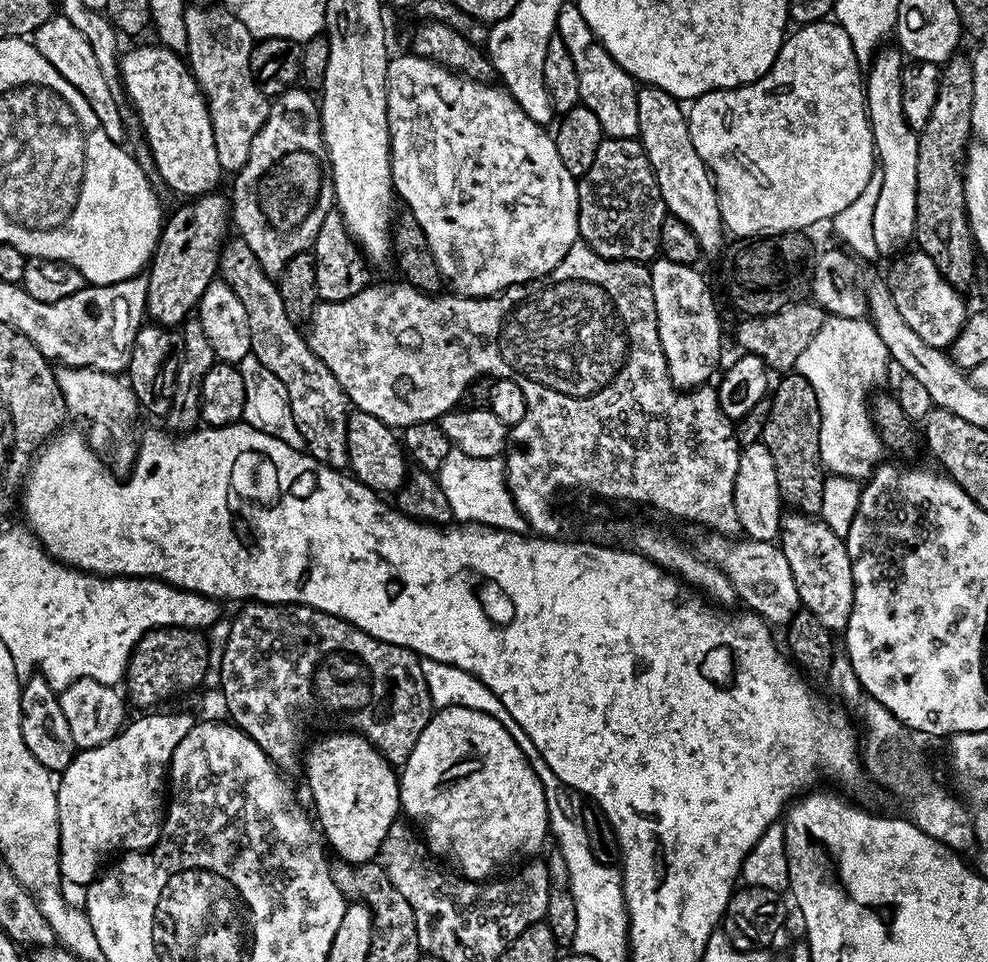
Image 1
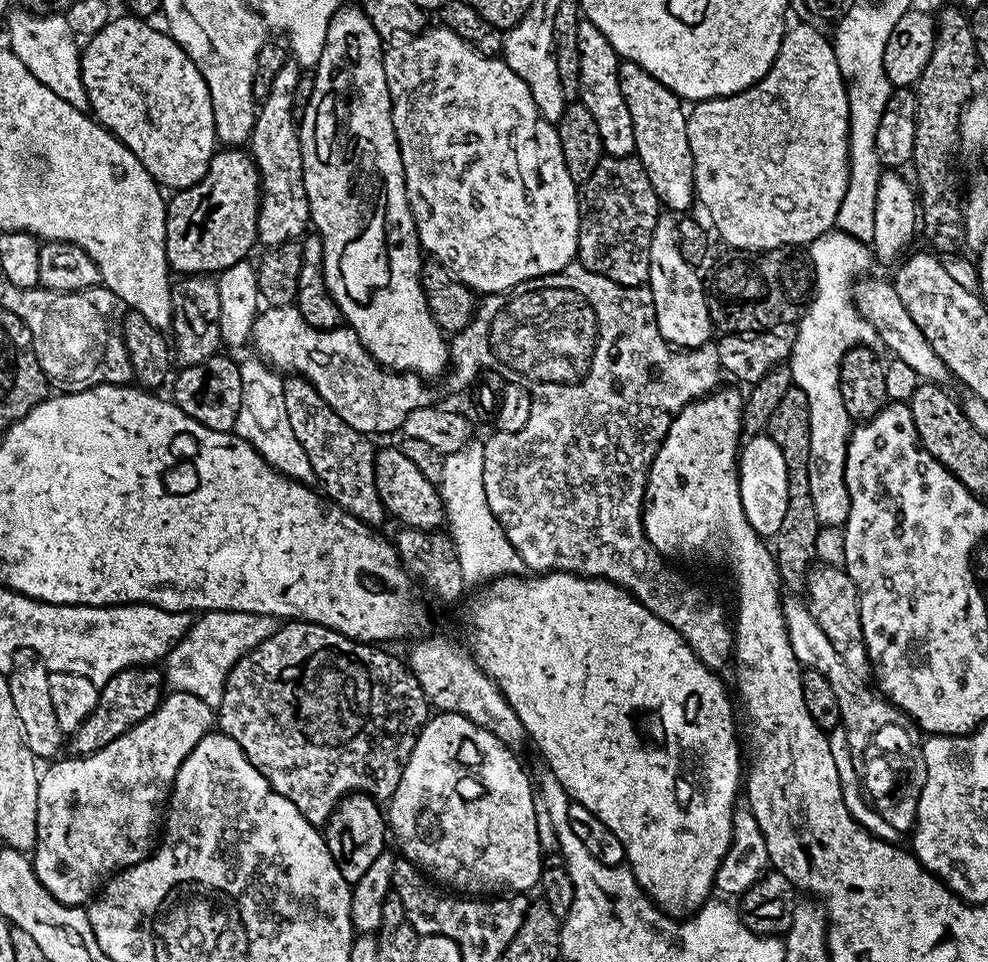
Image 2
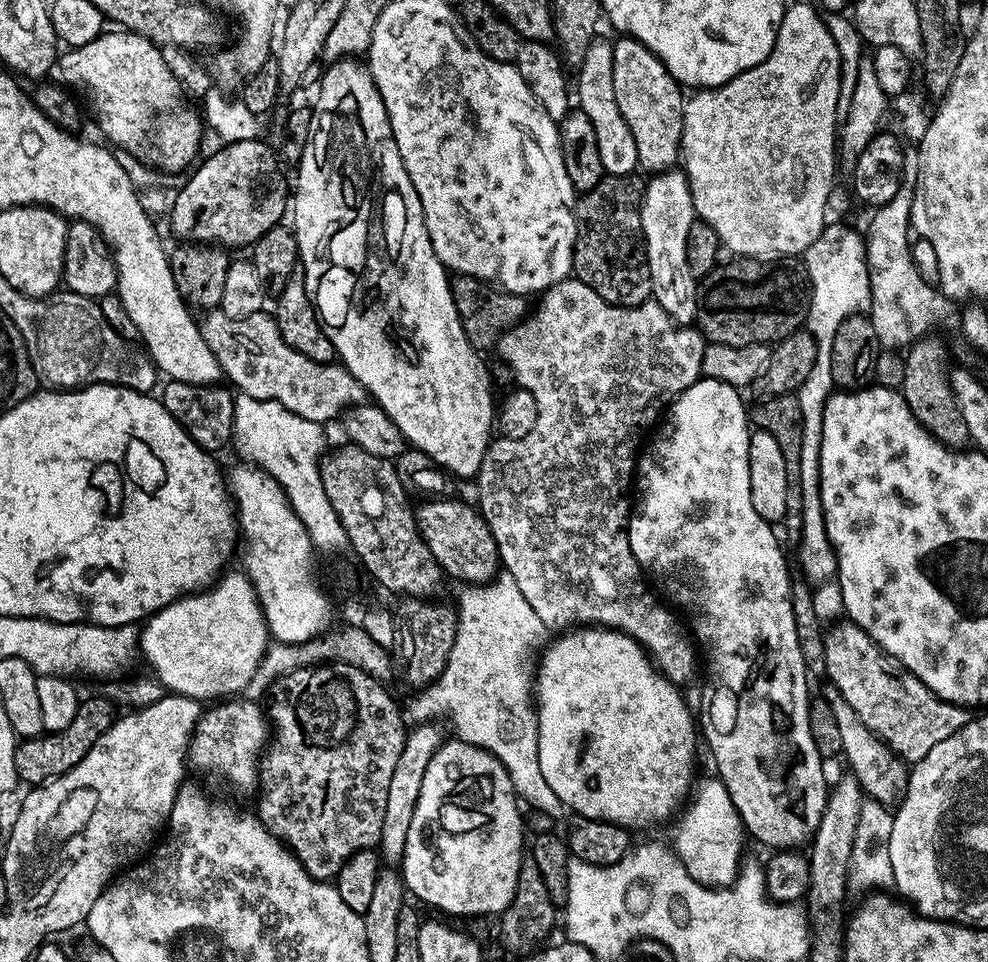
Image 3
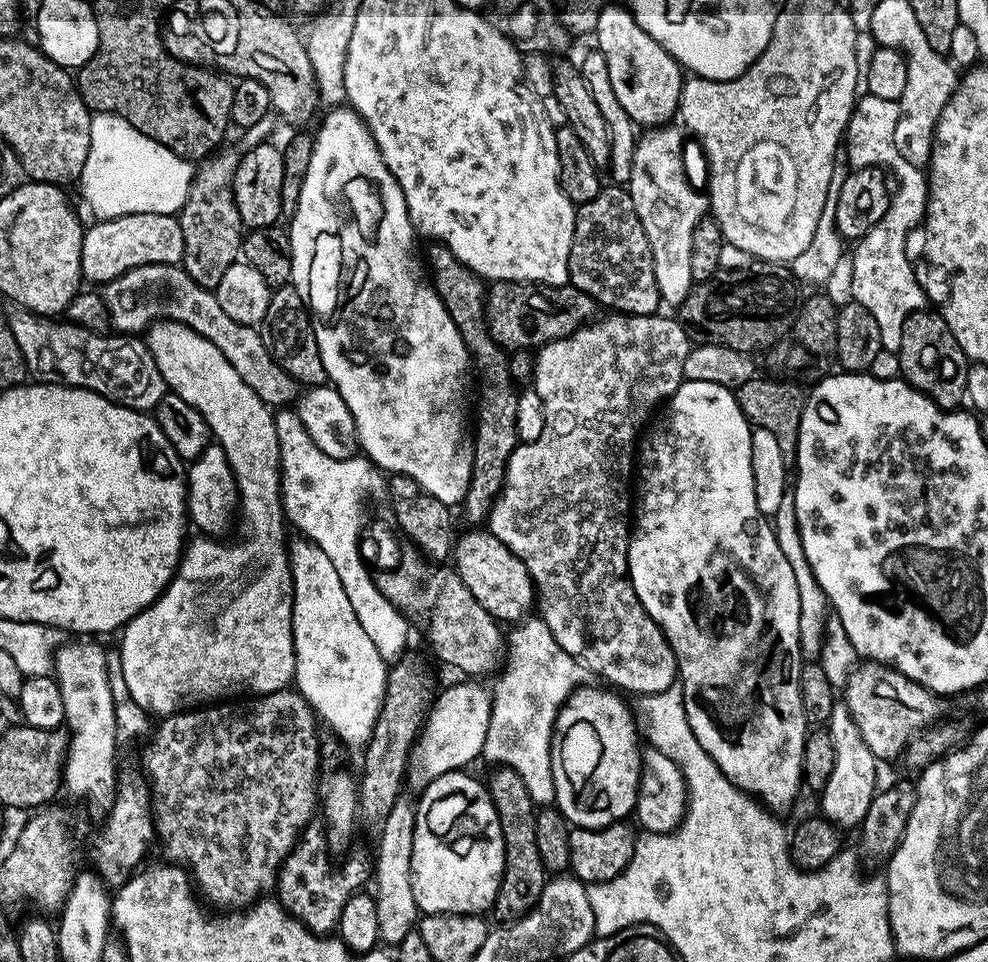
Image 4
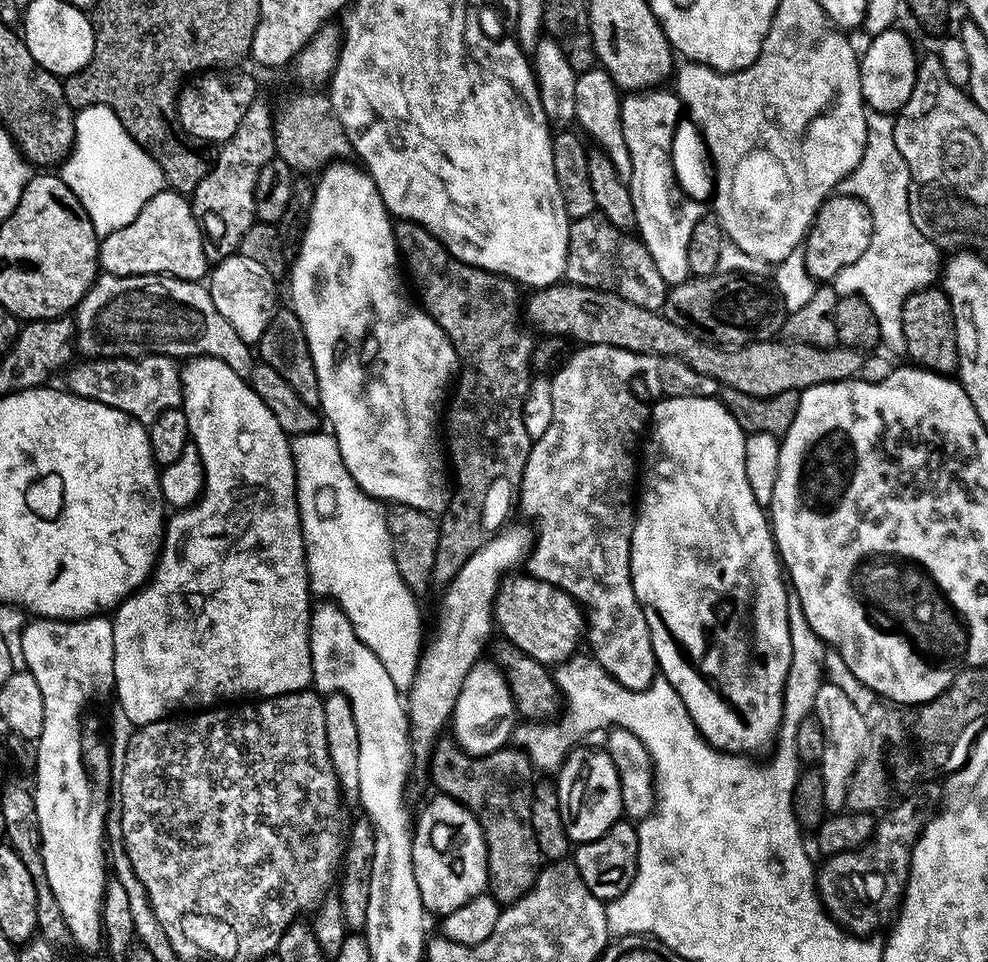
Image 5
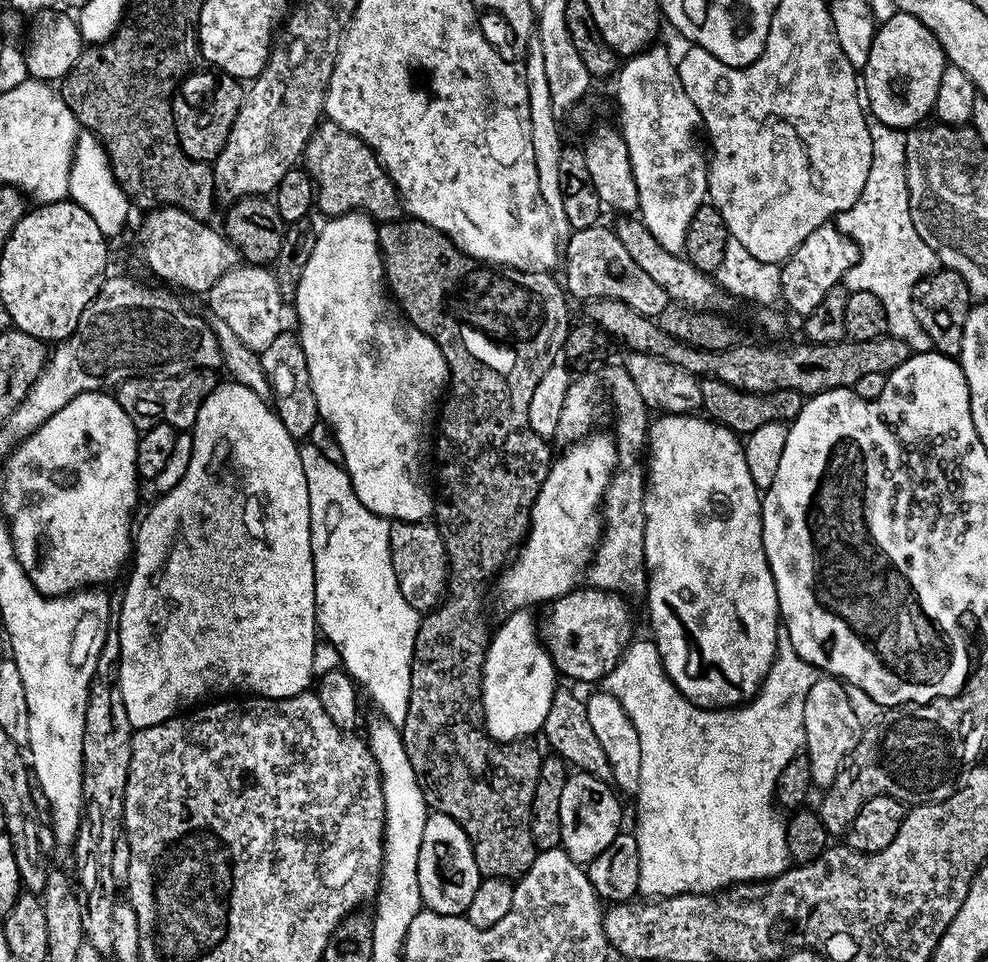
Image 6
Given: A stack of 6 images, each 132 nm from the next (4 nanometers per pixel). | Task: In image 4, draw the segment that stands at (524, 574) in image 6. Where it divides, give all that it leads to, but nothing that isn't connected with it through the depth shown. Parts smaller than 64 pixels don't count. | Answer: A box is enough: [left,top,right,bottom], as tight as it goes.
[374,798,418,946]

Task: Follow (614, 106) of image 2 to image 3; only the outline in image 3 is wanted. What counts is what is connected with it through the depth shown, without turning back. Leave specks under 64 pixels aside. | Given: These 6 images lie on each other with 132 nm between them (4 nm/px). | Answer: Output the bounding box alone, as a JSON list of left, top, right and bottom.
[574,38,640,176]

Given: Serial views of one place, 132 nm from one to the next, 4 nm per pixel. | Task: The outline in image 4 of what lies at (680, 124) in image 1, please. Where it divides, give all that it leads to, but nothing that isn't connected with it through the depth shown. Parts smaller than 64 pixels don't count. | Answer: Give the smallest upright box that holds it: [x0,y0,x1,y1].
[594,6,686,126]

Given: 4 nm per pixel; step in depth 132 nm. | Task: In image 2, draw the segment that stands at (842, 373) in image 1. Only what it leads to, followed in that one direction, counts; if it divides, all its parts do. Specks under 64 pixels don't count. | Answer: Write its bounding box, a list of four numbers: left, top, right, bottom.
[790,230,881,526]

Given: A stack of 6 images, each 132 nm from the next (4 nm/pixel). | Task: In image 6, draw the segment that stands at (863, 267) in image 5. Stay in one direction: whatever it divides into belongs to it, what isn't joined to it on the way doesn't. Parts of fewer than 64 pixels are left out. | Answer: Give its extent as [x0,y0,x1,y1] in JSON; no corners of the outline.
[834,115,938,353]

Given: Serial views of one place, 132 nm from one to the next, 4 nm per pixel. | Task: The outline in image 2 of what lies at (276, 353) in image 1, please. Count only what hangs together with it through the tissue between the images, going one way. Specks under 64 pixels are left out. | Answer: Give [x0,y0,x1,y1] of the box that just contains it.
[283,375,386,526]

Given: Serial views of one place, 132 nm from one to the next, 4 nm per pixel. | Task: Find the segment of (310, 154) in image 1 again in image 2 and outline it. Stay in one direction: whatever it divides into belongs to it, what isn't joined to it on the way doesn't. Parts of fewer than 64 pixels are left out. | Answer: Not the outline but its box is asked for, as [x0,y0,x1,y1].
[250,62,310,246]

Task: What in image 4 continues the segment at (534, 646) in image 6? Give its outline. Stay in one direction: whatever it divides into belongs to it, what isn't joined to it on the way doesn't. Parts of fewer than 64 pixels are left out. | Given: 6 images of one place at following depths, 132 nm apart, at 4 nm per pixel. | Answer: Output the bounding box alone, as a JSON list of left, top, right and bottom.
[406,682,492,790]

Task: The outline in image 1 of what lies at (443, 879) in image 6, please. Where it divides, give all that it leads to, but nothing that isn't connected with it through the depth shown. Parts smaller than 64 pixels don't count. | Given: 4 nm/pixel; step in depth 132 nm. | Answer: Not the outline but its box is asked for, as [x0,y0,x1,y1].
[398,708,549,881]

